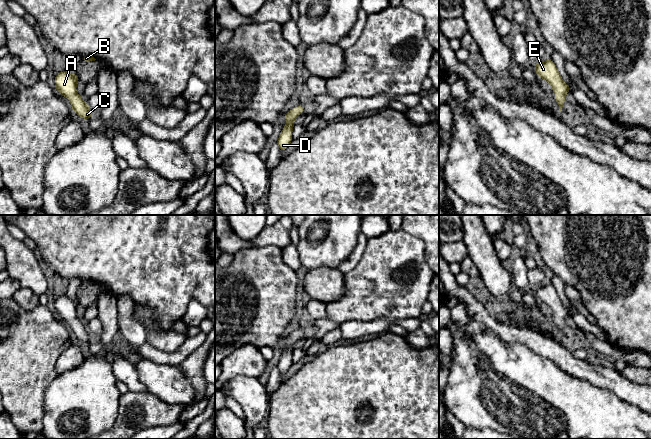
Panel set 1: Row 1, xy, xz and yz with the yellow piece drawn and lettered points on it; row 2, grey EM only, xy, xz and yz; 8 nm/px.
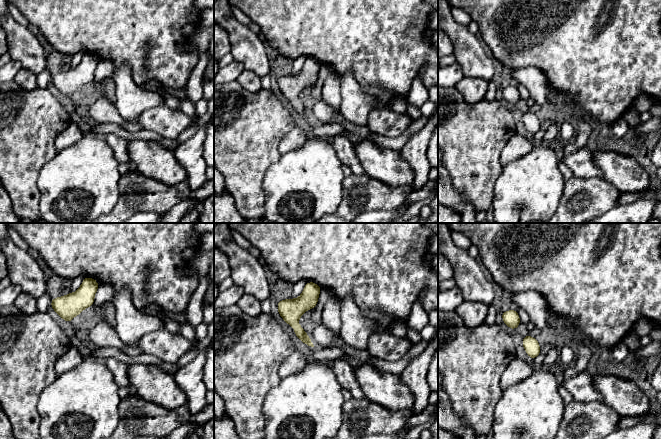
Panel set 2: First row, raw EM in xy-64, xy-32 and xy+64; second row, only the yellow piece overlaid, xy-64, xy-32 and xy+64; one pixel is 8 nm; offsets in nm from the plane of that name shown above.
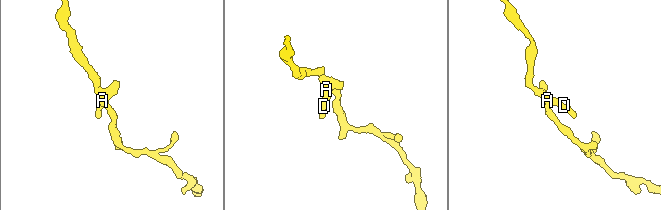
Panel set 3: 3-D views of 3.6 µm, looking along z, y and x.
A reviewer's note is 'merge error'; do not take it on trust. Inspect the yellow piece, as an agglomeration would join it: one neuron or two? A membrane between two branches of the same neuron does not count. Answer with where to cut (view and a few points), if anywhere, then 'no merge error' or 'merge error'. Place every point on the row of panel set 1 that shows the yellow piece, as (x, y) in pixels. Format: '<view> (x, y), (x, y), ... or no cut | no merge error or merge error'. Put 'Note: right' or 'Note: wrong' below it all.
no cut | no merge error
Note: wrong

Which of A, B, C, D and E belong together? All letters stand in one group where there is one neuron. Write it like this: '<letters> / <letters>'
A B C D E

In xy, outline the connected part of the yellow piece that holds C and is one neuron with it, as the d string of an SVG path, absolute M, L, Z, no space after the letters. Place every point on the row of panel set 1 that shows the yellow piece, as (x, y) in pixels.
M67 70L55 74L55 86L58 93L68 98L72 111L82 119L91 119L92 111L82 97L76 93L76 86L79 82L78 73L70 74Z

